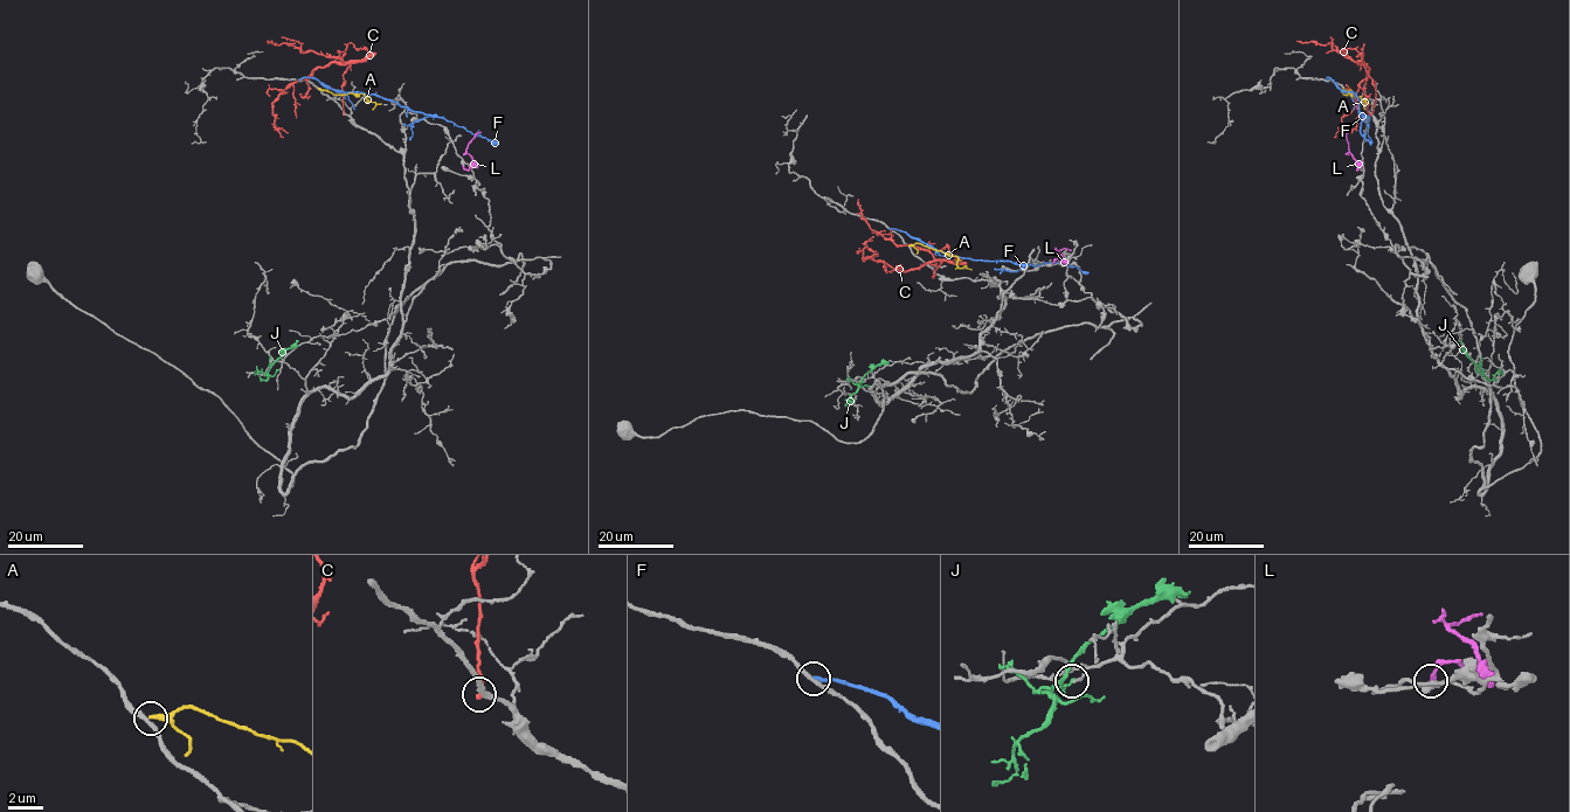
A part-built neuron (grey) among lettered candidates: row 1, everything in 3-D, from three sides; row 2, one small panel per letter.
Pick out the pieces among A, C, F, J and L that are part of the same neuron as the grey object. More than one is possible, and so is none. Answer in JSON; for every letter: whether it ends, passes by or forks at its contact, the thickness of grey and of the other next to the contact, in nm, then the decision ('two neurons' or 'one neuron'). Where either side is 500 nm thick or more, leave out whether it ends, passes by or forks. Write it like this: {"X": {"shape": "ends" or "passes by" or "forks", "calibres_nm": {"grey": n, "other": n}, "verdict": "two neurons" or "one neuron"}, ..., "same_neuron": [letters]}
{"A": {"shape": "ends", "calibres_nm": {"grey": 280, "other": 300}, "verdict": "two neurons"}, "C": {"shape": "ends", "calibres_nm": {"grey": 280, "other": 220}, "verdict": "two neurons"}, "F": {"shape": "ends", "calibres_nm": {"grey": 260, "other": 240}, "verdict": "two neurons"}, "J": {"shape": "passes by", "calibres_nm": {"grey": 120, "other": 110}, "verdict": "two neurons"}, "L": {"shape": "ends", "calibres_nm": {"grey": 300, "other": 240}, "verdict": "two neurons"}, "same_neuron": []}

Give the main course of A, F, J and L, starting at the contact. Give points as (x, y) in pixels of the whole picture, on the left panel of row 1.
A: (318, 88), (333, 95), (364, 94), (375, 104), (372, 109)
F: (299, 80), (313, 77), (345, 92), (381, 96), (415, 111), (444, 118), (498, 144)
J: (271, 365), (265, 380), (260, 372), (255, 375)
L: (463, 165), (465, 168), (471, 166), (474, 161), (467, 147), (481, 132)

